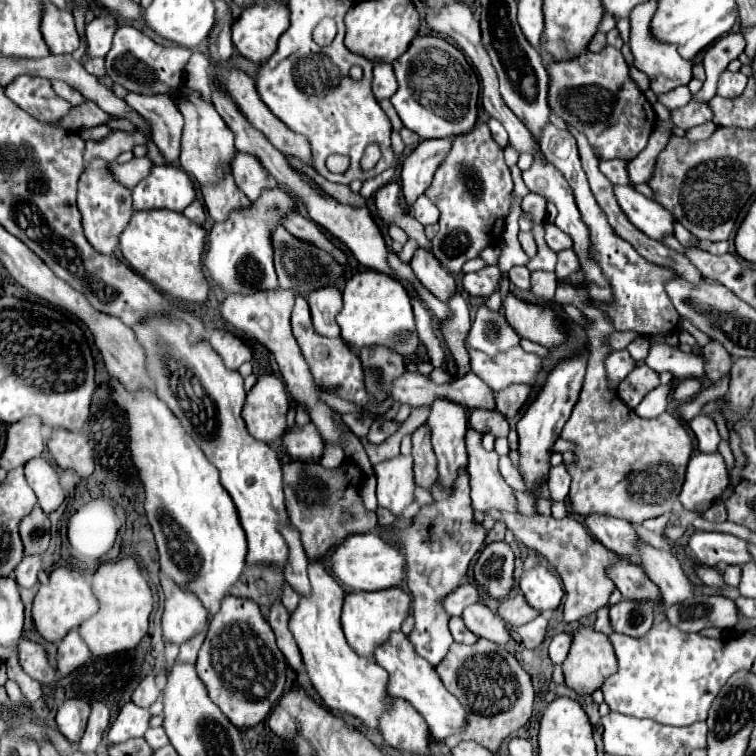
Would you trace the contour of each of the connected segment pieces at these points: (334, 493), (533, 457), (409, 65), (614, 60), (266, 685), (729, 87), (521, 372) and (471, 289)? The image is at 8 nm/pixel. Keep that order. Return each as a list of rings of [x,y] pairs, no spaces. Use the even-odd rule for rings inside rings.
[[[345,459],[335,469],[325,469],[319,461],[291,461],[283,465],[283,491],[285,507],[291,519],[291,525],[299,529],[301,543],[309,559],[327,555],[335,545],[347,539],[353,533],[369,533],[377,527],[377,517],[373,511],[363,507],[359,489],[365,481],[365,473],[353,459]],[[343,513],[349,513],[351,519],[341,525],[339,519]]]
[[[589,353],[575,355],[567,359],[565,363],[557,365],[551,375],[547,377],[543,389],[539,391],[537,399],[529,405],[525,415],[517,423],[517,433],[519,433],[519,473],[523,477],[523,483],[529,491],[531,497],[535,497],[535,491],[539,485],[547,481],[549,475],[549,457],[553,453],[553,443],[561,435],[563,423],[569,419],[573,405],[577,403],[581,383],[585,377],[585,367],[587,367],[587,357]]]
[[[417,35],[409,49],[393,61],[393,71],[399,83],[391,103],[403,121],[403,125],[415,131],[421,139],[443,139],[467,133],[477,121],[477,99],[479,99],[479,77],[467,63],[465,55],[449,41],[431,35]]]
[[[605,47],[601,53],[589,53],[589,51],[587,51],[585,55],[581,55],[581,57],[575,59],[575,61],[565,61],[565,63],[549,61],[549,63],[547,63],[545,57],[543,57],[543,63],[545,63],[545,69],[547,69],[547,73],[549,73],[549,107],[551,107],[551,111],[553,111],[557,117],[561,117],[567,125],[575,127],[575,129],[581,131],[581,133],[585,133],[585,125],[589,125],[589,141],[597,141],[597,155],[599,155],[601,159],[615,159],[615,157],[619,157],[619,159],[633,159],[633,157],[647,145],[647,139],[649,139],[649,135],[653,133],[653,127],[655,127],[655,111],[653,111],[653,107],[649,105],[649,101],[645,99],[645,95],[639,91],[639,87],[635,85],[635,81],[629,77],[629,67],[627,67],[621,51],[617,51],[615,47]]]
[[[227,595],[221,601],[221,609],[211,619],[209,633],[199,649],[195,667],[211,701],[237,729],[261,723],[285,689],[285,657],[277,649],[275,635],[267,627],[257,603],[245,597]]]
[[[723,71],[721,77],[719,77],[719,87],[717,87],[717,95],[721,97],[737,97],[743,93],[747,85],[747,77],[737,71],[737,73],[731,73],[731,71]]]
[[[517,347],[517,351],[497,355],[497,359],[489,359],[479,351],[469,351],[469,355],[473,373],[479,375],[493,389],[493,393],[499,393],[501,389],[515,383],[535,385],[537,375],[543,367],[541,357],[525,353],[521,347]]]
[[[485,267],[475,273],[465,273],[463,289],[471,297],[489,297],[499,283],[499,275],[501,275],[501,271],[497,267]]]

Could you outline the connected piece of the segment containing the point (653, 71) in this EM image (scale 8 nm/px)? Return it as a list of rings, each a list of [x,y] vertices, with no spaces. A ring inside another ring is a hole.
[[[657,1],[641,3],[629,13],[629,19],[631,19],[631,51],[635,55],[635,67],[649,77],[651,91],[659,97],[663,93],[673,91],[679,85],[687,85],[693,77],[691,75],[693,65],[691,65],[691,61],[685,61],[673,45],[653,41],[653,37],[649,35],[649,23],[651,23],[651,17],[655,15],[655,9],[657,9]]]

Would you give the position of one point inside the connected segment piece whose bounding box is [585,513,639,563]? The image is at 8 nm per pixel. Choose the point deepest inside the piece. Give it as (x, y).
(617, 534)

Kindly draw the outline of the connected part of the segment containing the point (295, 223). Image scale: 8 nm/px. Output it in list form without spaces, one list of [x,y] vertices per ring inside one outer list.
[[[295,213],[295,215],[291,215],[291,217],[285,217],[283,227],[285,227],[293,237],[297,237],[297,239],[301,239],[301,241],[305,241],[305,243],[311,243],[313,247],[319,247],[321,251],[327,251],[337,263],[345,265],[345,261],[347,261],[347,259],[345,259],[345,253],[343,253],[331,239],[327,239],[327,237],[321,233],[321,229],[319,229],[311,219],[303,217],[301,213]]]

